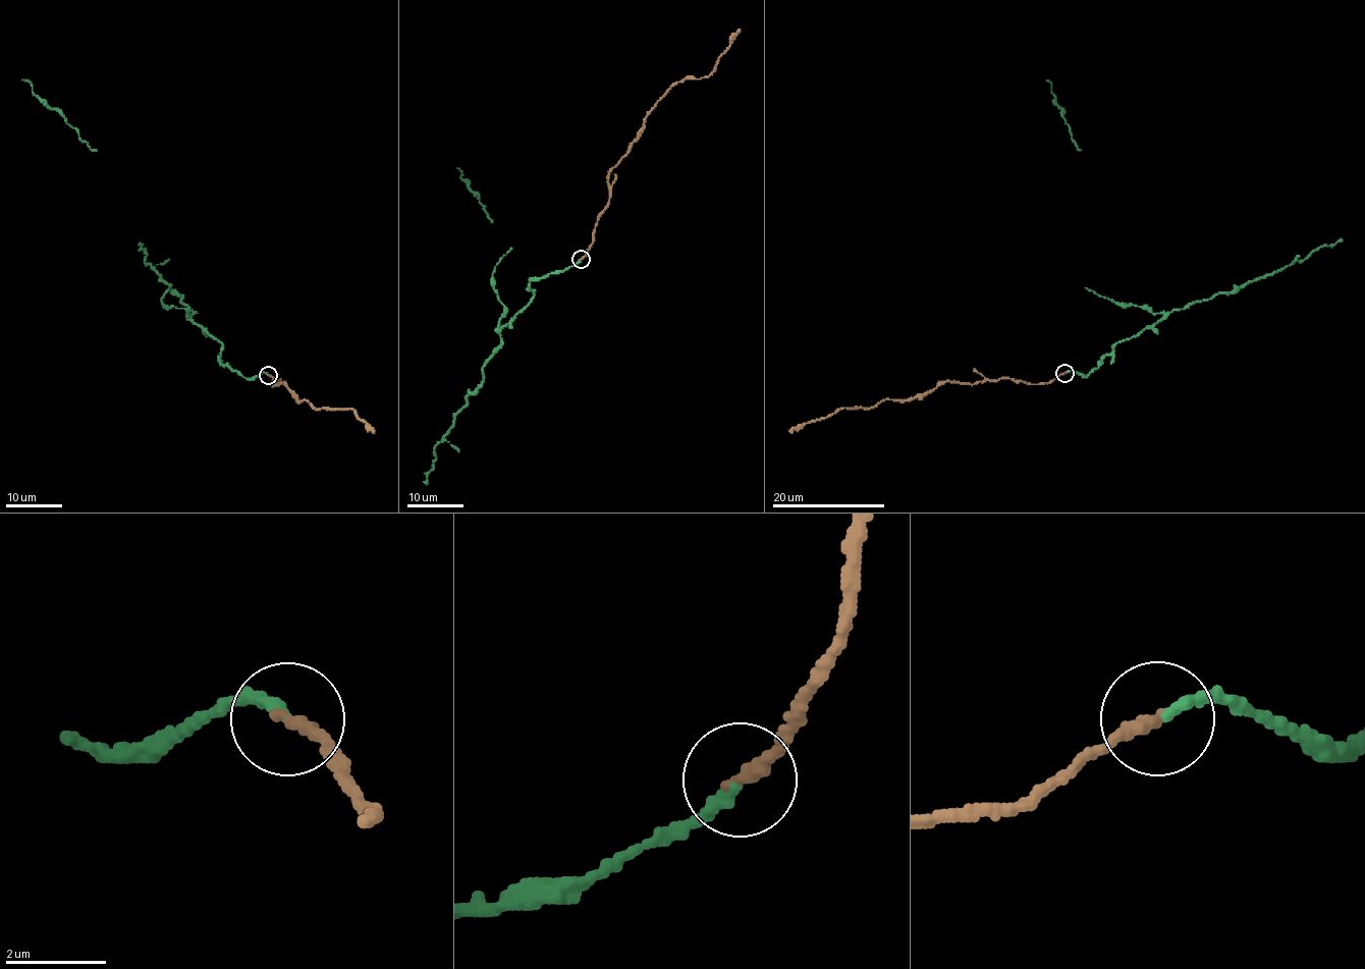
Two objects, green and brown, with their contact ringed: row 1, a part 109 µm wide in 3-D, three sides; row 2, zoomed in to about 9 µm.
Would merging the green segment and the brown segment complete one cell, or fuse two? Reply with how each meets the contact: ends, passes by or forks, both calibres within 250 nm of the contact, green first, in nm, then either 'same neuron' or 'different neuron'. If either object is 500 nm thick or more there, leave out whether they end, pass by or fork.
green ends | brown ends | 240/320 nm | same neuron

